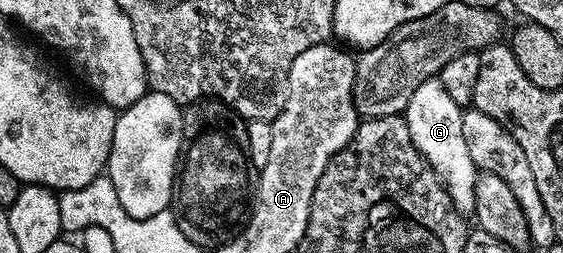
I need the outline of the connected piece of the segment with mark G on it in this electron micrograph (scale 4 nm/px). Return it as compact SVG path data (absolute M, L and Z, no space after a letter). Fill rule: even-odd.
M434 79L415 87L403 116L415 147L425 156L427 163L443 183L455 207L463 215L472 215L475 211L475 183L479 170L471 159L467 139L463 139L462 106L457 105L451 95L447 95L447 87L443 87L440 79Z

